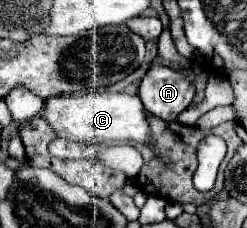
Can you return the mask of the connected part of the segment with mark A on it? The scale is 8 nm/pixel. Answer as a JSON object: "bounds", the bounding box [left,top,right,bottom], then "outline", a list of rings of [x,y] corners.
{"bounds":[138,62,194,124],"outline":[[[154,62],[142,78],[138,96],[150,114],[170,124],[176,122],[180,112],[190,106],[194,86],[186,74]]]}

